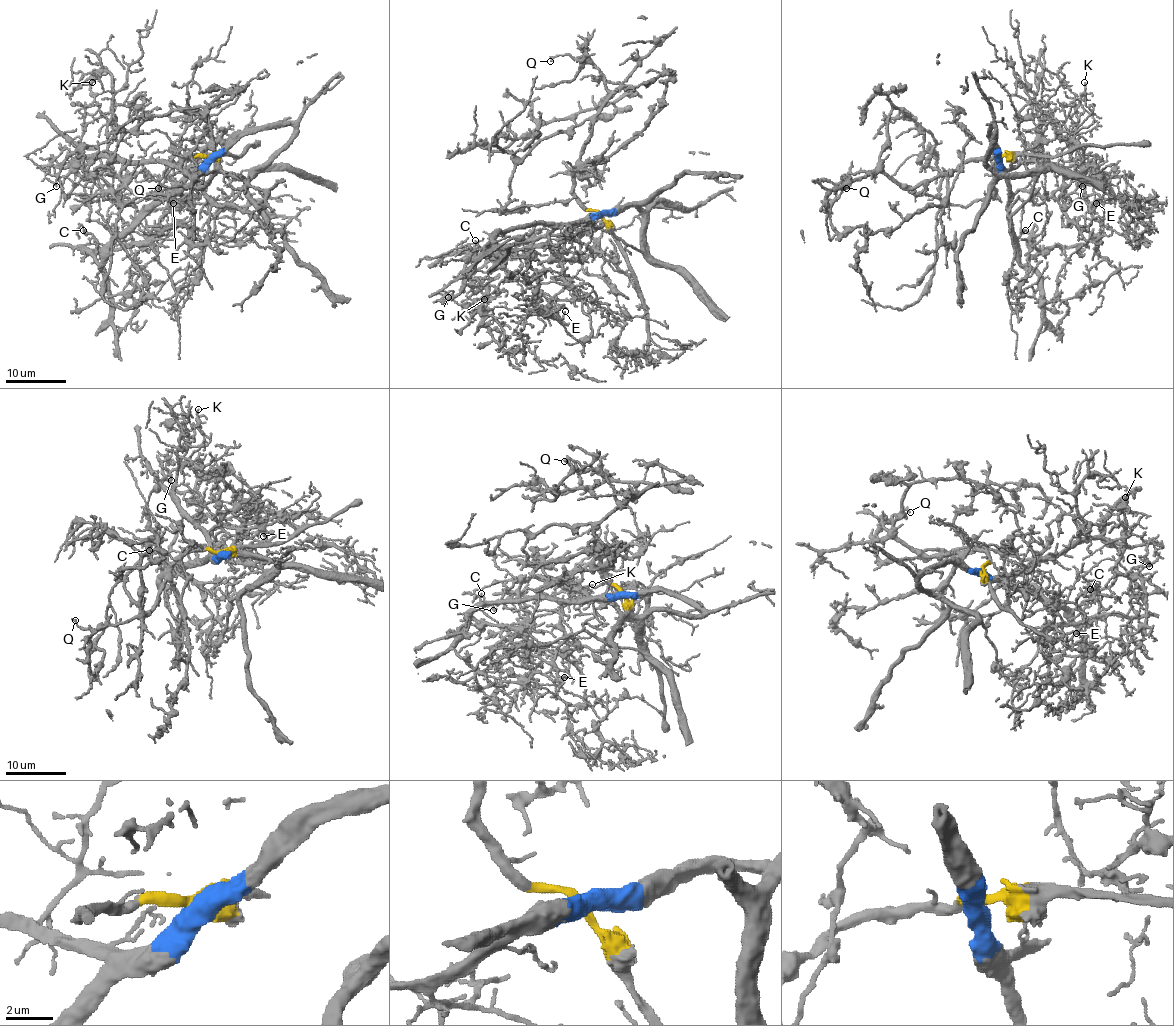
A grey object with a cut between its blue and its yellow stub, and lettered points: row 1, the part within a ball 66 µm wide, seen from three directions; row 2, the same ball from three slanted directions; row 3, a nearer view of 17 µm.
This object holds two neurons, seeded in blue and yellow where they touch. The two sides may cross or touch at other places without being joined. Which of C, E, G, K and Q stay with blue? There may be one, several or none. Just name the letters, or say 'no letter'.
C, E, G, K

